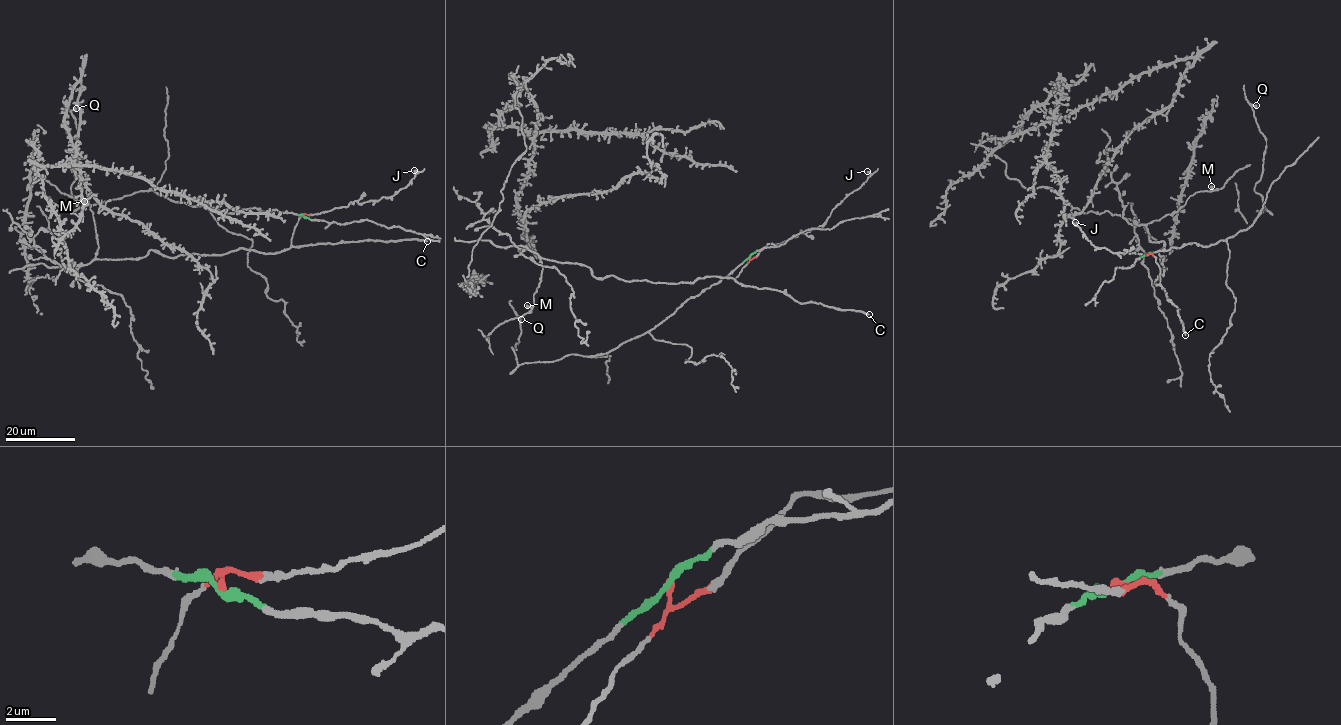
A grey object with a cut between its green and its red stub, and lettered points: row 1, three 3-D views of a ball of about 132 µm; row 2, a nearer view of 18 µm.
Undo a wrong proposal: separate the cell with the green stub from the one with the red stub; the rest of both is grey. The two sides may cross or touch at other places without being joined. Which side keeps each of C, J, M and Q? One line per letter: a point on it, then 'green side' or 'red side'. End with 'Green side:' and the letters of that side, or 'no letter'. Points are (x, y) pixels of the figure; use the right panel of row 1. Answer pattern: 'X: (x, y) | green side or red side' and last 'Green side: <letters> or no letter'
C: (1185, 335) | red side
J: (1075, 222) | red side
M: (1211, 186) | red side
Q: (1256, 105) | green side
Green side: Q

